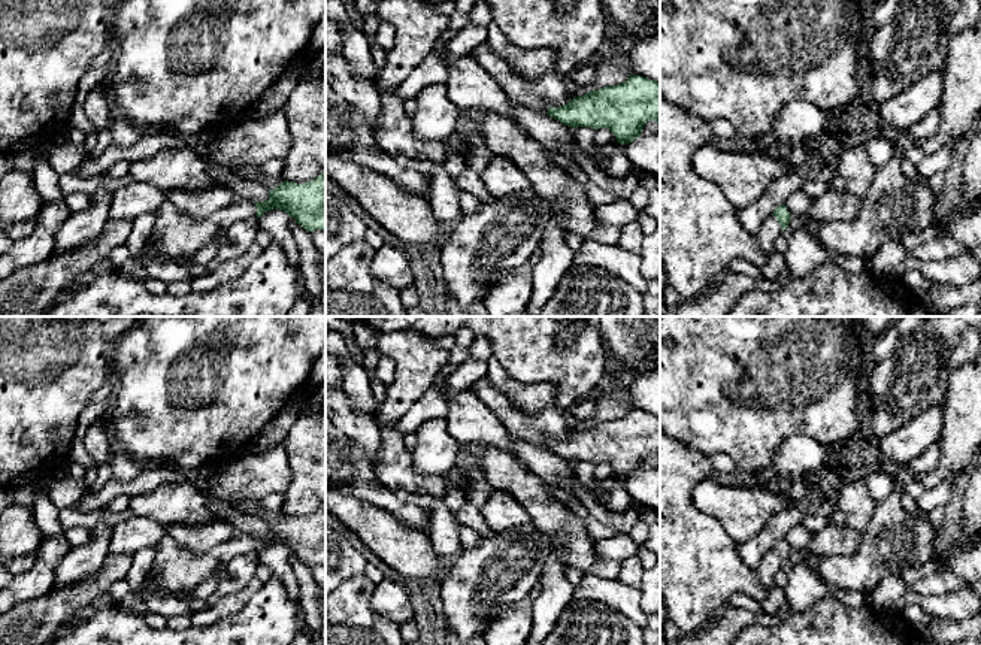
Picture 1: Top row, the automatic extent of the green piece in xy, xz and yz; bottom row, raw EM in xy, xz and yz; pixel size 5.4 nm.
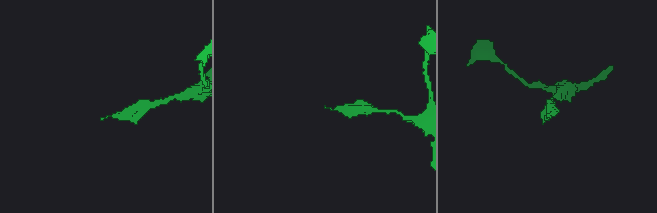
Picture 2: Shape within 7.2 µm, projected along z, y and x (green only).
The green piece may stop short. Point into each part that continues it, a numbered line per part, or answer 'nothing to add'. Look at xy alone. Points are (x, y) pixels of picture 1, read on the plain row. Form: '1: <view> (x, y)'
1: xy (173, 571)

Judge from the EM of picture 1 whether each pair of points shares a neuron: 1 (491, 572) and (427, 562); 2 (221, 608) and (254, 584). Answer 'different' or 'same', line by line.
1: different
2: same

